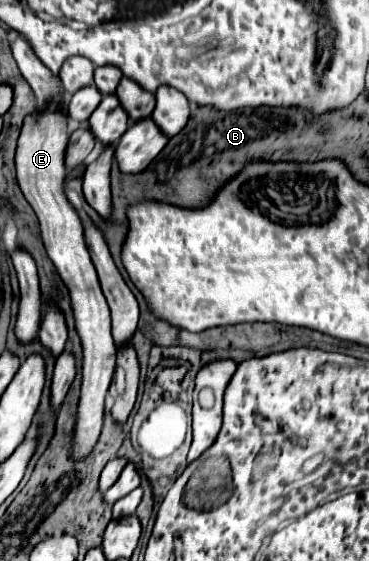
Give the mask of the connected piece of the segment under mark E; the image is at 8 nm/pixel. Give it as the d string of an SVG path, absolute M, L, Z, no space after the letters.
M31 115L27 119L27 127L23 127L17 147L17 181L19 187L29 201L29 205L35 209L39 223L41 223L41 235L47 249L49 259L55 263L63 283L69 289L73 313L77 331L81 335L83 343L83 385L81 385L81 401L79 401L79 417L75 425L75 439L73 439L73 453L71 457L75 461L85 459L87 453L91 453L93 445L99 439L101 425L103 425L103 407L105 407L105 395L111 385L113 369L115 369L115 343L111 337L111 317L109 307L105 301L105 295L99 287L99 279L95 273L95 267L91 263L85 239L83 239L83 225L69 203L65 195L65 147L69 139L69 121L67 115Z

